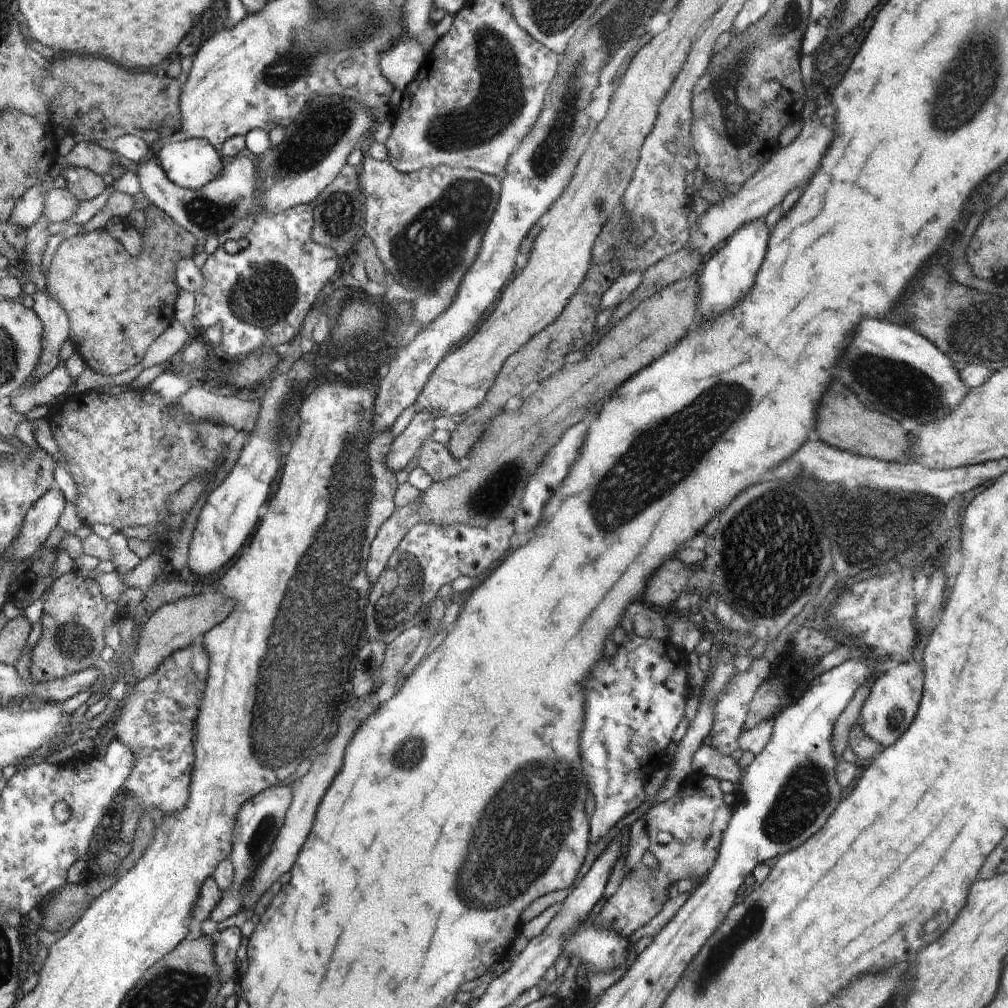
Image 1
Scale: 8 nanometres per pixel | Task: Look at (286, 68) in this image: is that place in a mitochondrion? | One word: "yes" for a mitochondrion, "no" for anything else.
yes

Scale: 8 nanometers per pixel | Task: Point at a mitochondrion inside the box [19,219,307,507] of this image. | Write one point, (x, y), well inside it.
(263, 295)

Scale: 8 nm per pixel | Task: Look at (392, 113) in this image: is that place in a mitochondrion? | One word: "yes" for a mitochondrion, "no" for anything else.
no

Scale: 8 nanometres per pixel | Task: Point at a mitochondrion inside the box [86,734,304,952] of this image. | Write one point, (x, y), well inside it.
(269, 822)

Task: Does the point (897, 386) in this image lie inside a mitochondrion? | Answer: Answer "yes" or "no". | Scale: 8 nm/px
yes

